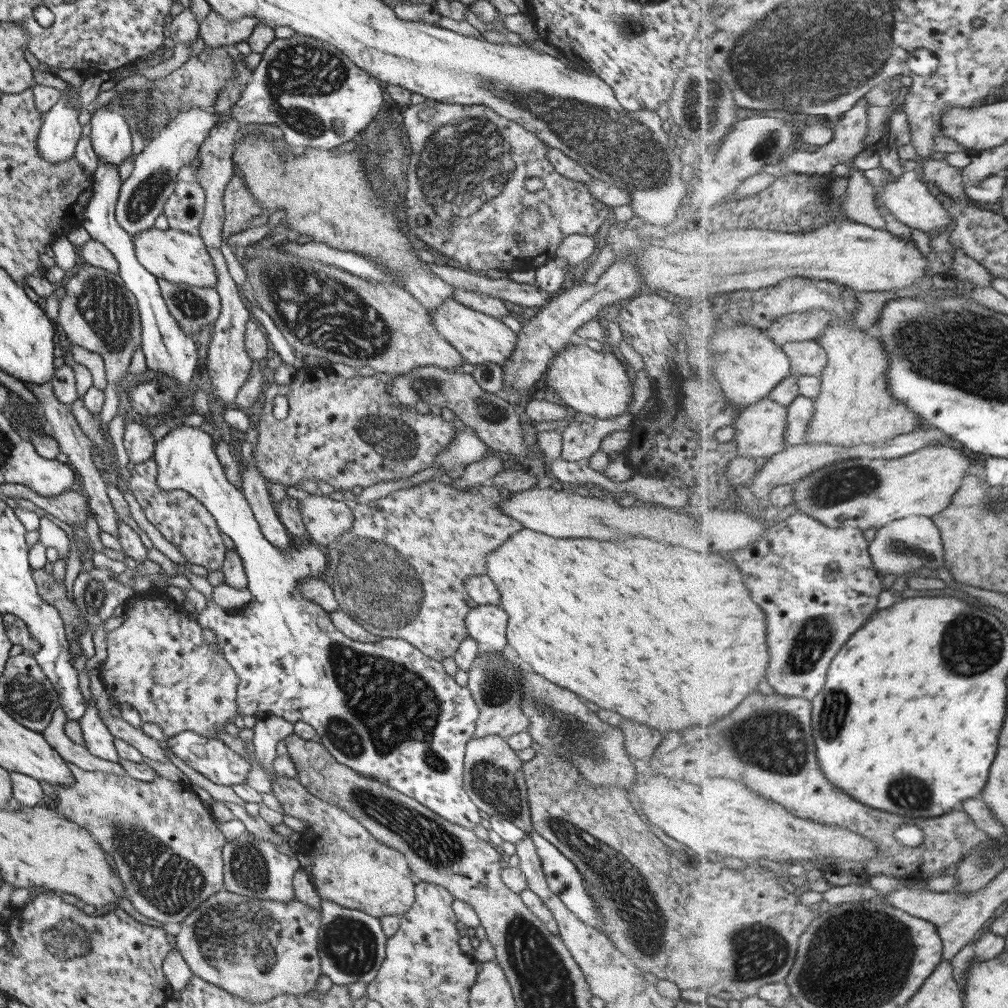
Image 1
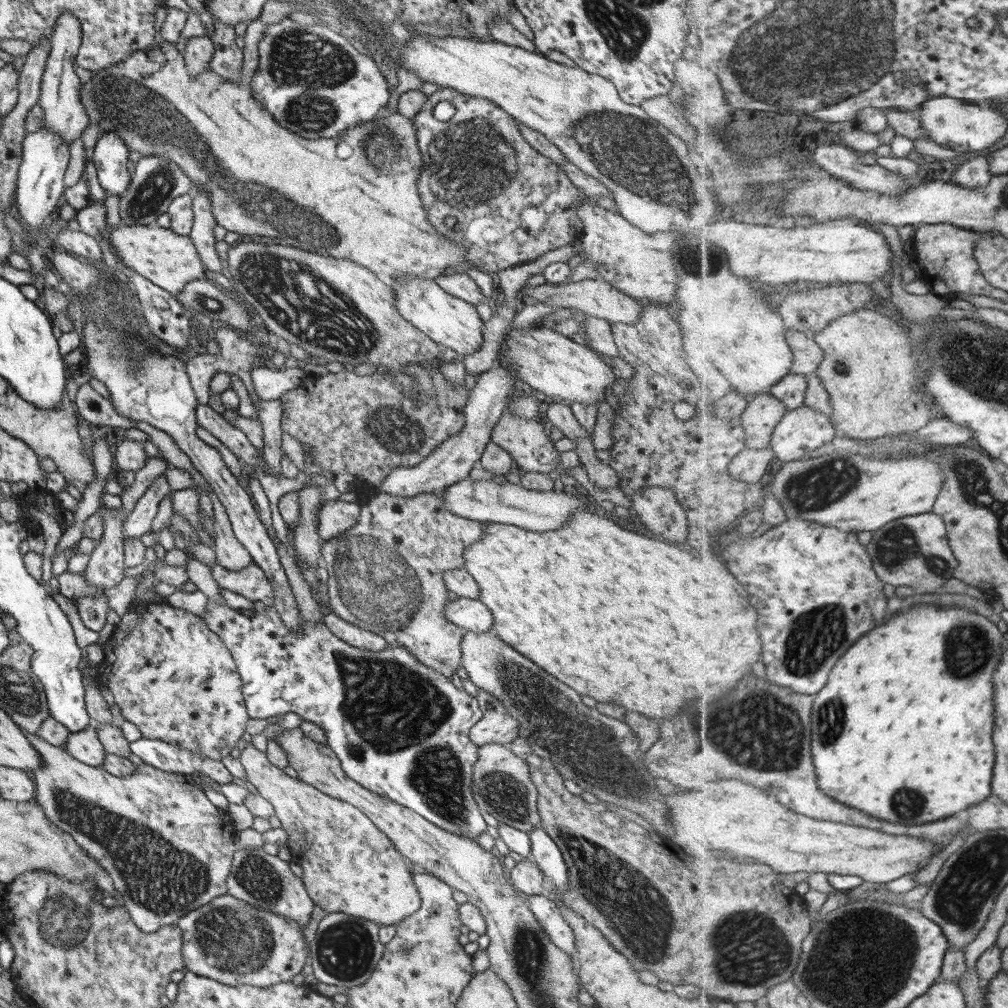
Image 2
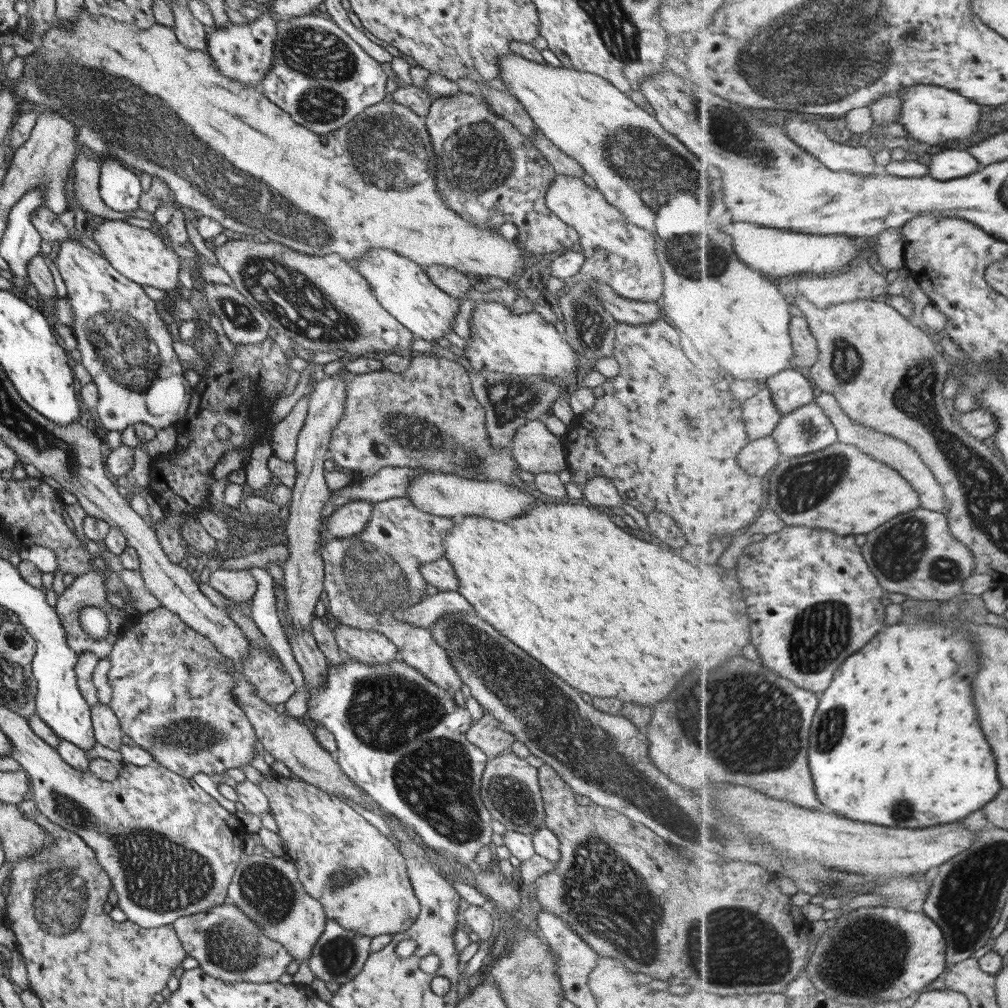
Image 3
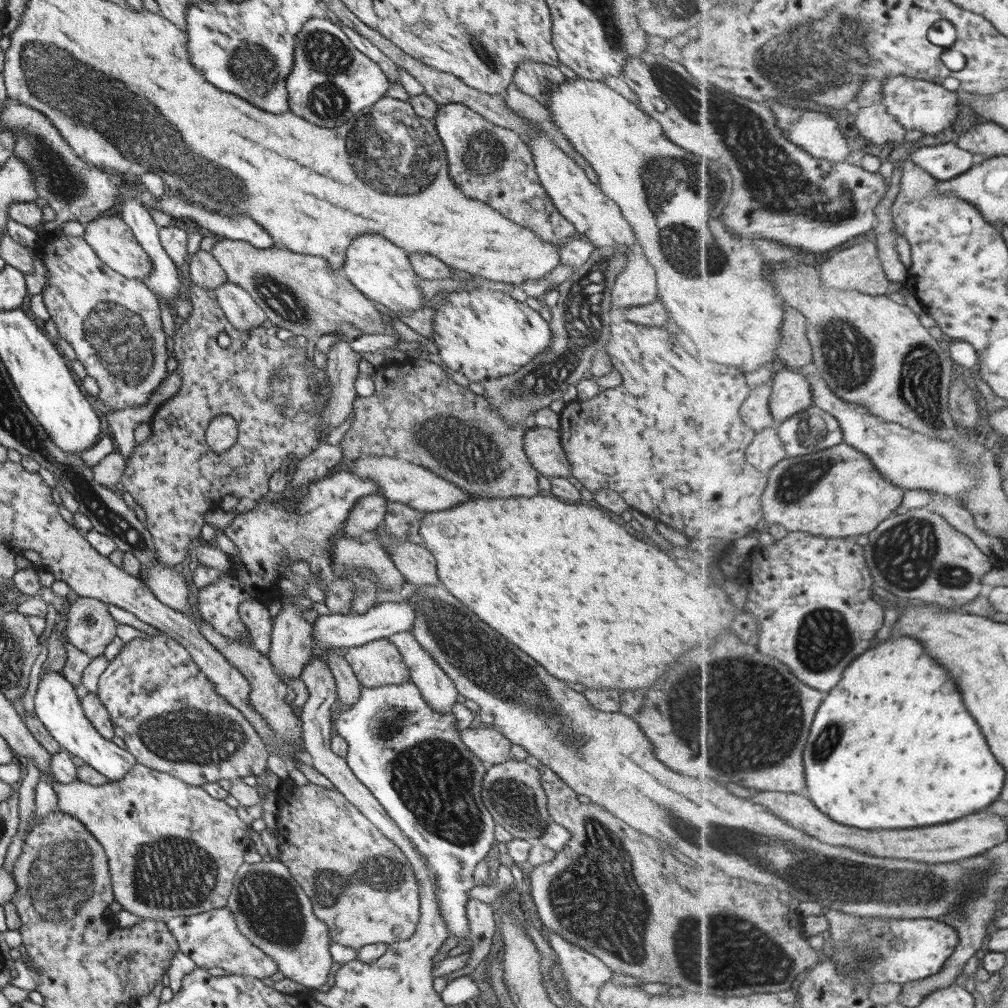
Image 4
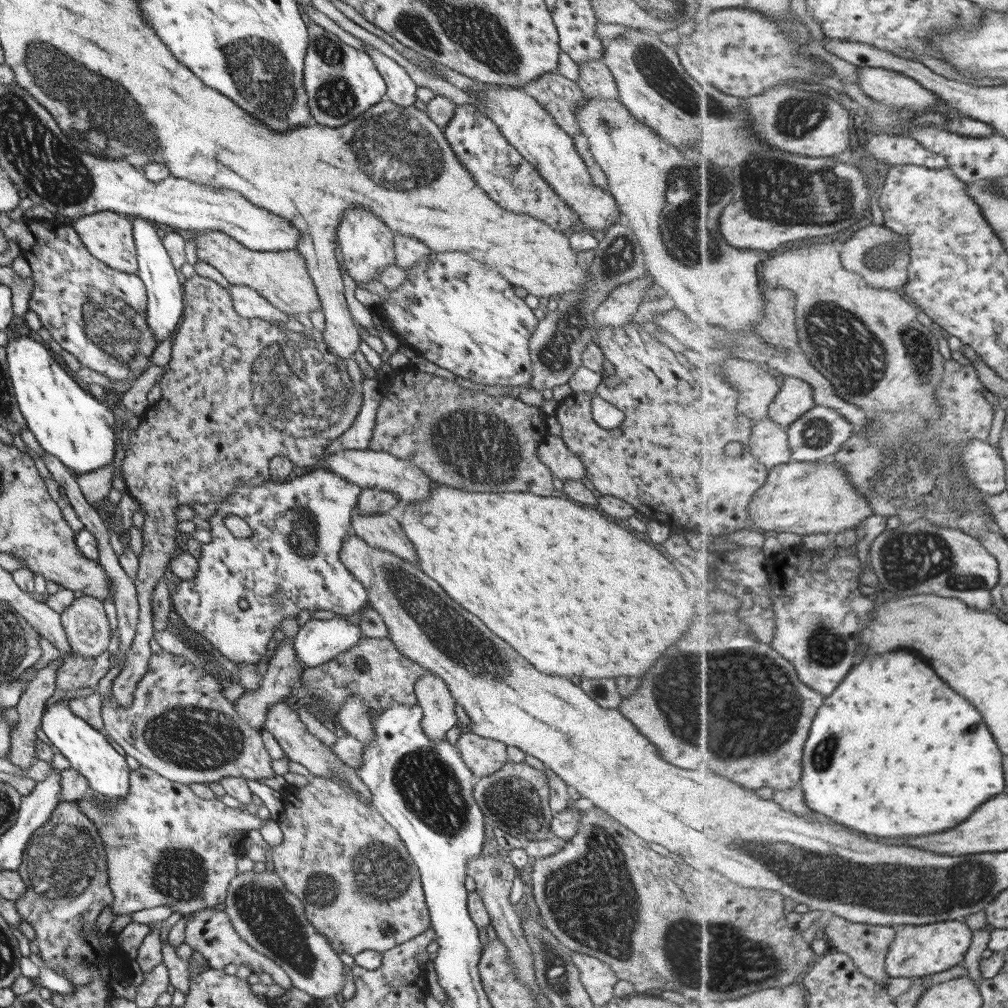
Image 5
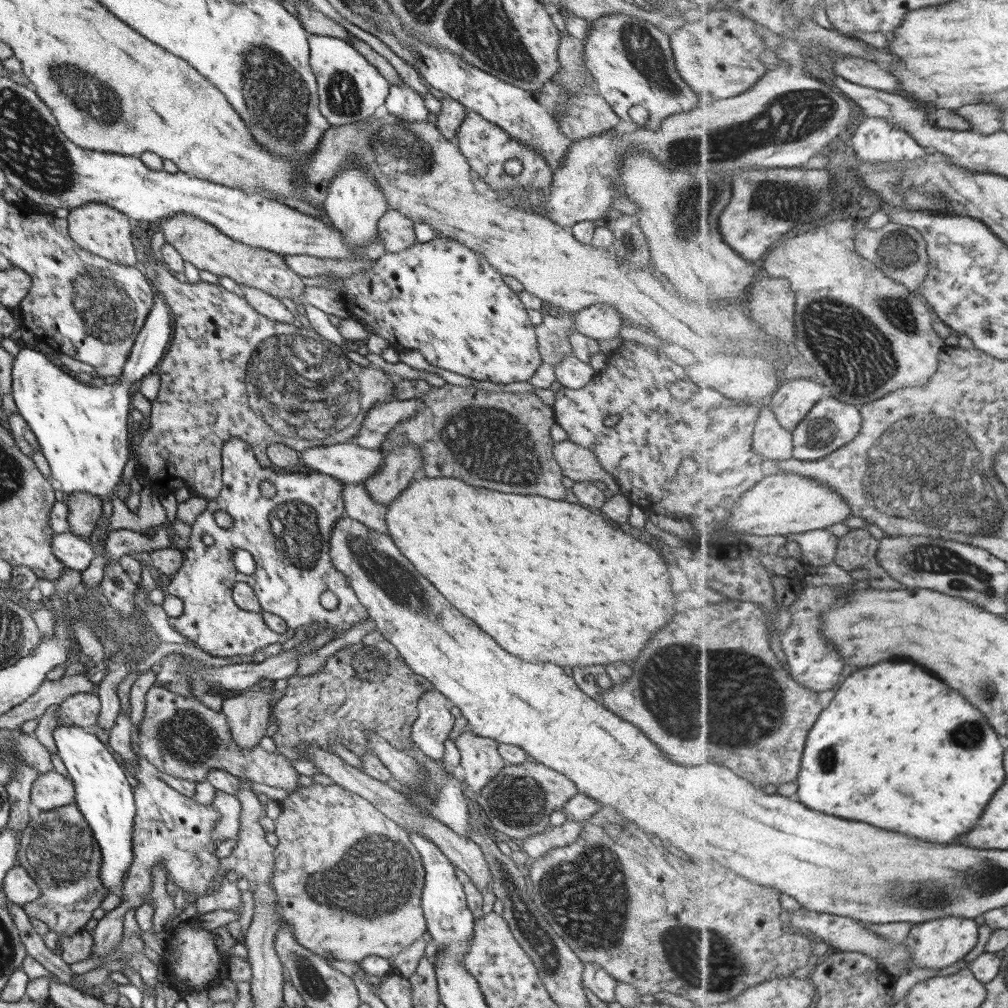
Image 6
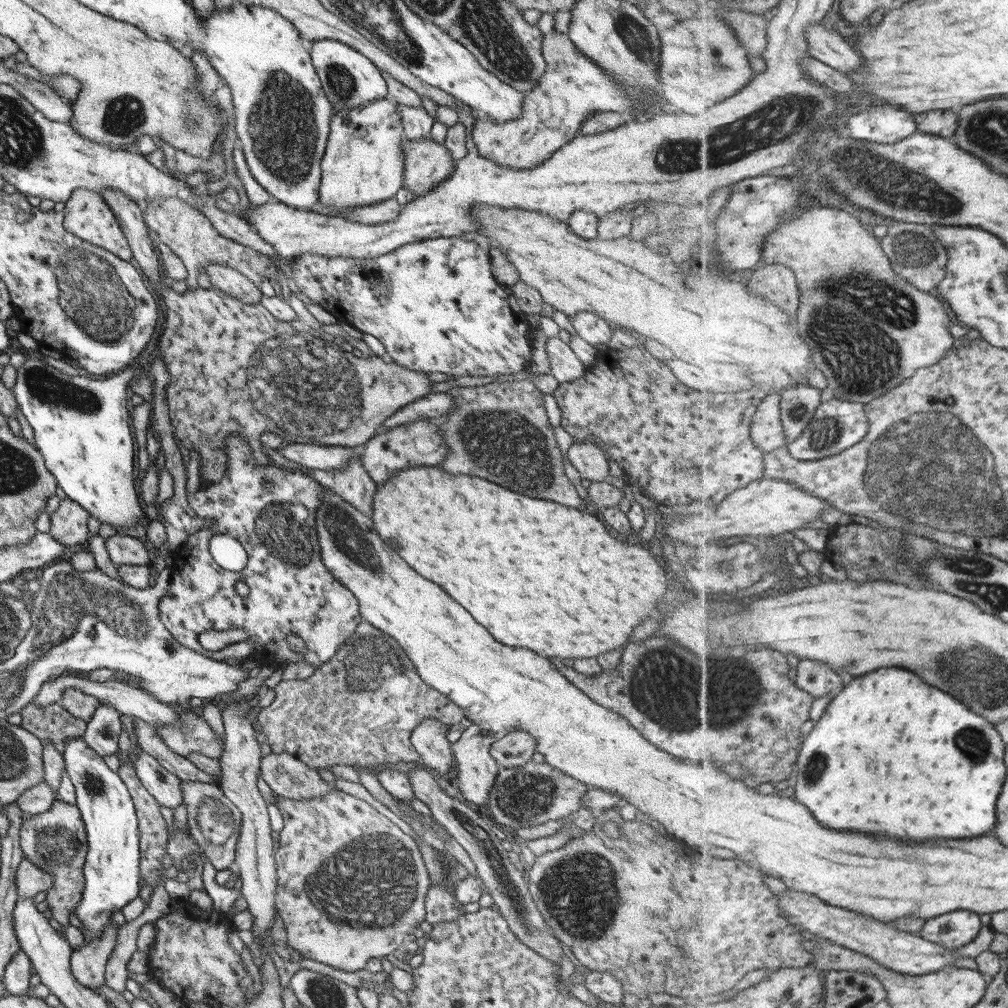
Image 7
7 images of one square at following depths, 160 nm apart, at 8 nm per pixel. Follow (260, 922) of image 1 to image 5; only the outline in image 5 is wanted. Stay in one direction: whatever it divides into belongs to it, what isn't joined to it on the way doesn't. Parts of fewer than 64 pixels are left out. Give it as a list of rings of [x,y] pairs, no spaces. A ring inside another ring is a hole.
[[[209,907],[208,909],[195,911],[186,918],[184,925],[185,945],[189,946],[191,951],[196,950],[209,968],[219,970],[228,964],[233,964],[236,967],[246,966],[251,973],[264,972],[268,974],[272,978],[272,982],[283,988],[285,992],[292,987],[289,977],[282,968],[279,968],[272,960],[269,960],[239,938],[221,907]]]

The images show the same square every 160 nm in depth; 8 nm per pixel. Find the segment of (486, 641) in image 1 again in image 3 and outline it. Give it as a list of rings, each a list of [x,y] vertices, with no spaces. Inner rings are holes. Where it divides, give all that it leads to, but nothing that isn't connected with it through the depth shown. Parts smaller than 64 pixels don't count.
[[[438,591],[434,596],[422,598],[411,608],[395,609],[391,612],[391,619],[429,628],[438,618],[443,618],[444,614],[472,611],[473,608],[457,591]]]

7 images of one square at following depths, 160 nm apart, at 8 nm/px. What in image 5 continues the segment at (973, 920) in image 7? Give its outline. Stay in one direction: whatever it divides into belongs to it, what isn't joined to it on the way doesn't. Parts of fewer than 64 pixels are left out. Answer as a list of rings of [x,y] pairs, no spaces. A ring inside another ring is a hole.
[[[963,920],[936,922],[924,925],[894,925],[897,938],[886,954],[886,971],[893,978],[921,978],[945,972],[959,962],[965,962],[975,931]]]

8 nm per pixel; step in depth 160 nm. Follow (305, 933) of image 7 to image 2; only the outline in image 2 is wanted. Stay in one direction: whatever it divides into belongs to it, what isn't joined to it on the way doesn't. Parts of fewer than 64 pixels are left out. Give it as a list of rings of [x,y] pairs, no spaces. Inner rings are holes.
[[[246,742],[240,754],[234,753],[234,756],[243,766],[249,784],[271,804],[274,816],[281,822],[281,828],[292,843],[292,849],[297,850],[295,862],[302,870],[304,889],[314,904],[330,915],[361,917],[376,922],[379,926],[395,926],[419,908],[419,895],[407,863],[391,840],[375,828],[359,810],[318,792],[298,778],[289,777],[281,769],[271,765],[265,753],[255,749],[250,742]]]

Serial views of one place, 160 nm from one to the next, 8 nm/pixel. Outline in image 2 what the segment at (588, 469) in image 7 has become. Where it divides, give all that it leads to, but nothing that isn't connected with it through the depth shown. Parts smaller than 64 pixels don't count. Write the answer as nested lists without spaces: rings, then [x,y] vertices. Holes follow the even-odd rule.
[[[503,412],[492,426],[490,440],[510,455],[521,472],[548,473],[554,471],[555,466],[560,463],[557,447],[545,435],[540,420],[521,418],[511,412]]]

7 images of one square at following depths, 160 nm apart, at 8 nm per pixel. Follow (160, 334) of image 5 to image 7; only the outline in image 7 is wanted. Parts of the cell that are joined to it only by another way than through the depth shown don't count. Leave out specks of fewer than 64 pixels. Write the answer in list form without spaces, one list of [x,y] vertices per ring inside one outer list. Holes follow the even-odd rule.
[[[27,358],[16,368],[17,378],[12,389],[16,406],[32,428],[35,449],[41,455],[45,469],[53,475],[56,485],[68,499],[87,510],[90,516],[97,518],[100,523],[113,525],[118,534],[121,528],[127,528],[137,520],[148,521],[133,490],[134,440],[129,431],[127,411],[127,386],[138,376],[141,361],[135,358],[131,366],[110,374],[105,380],[90,380],[85,376],[67,376],[41,360]]]

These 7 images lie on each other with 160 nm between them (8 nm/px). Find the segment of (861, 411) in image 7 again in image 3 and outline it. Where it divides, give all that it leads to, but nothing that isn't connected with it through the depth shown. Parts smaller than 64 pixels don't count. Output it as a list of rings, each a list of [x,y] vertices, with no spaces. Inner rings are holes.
[[[815,402],[782,415],[772,435],[785,460],[811,455],[840,442],[830,416]]]

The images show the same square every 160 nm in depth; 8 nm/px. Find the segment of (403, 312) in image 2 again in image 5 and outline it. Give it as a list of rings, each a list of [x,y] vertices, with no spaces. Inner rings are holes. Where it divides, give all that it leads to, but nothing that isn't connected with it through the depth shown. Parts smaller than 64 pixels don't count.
[[[358,206],[344,212],[336,232],[338,259],[357,286],[378,280],[377,273],[394,264],[393,237],[394,232],[372,212]]]

